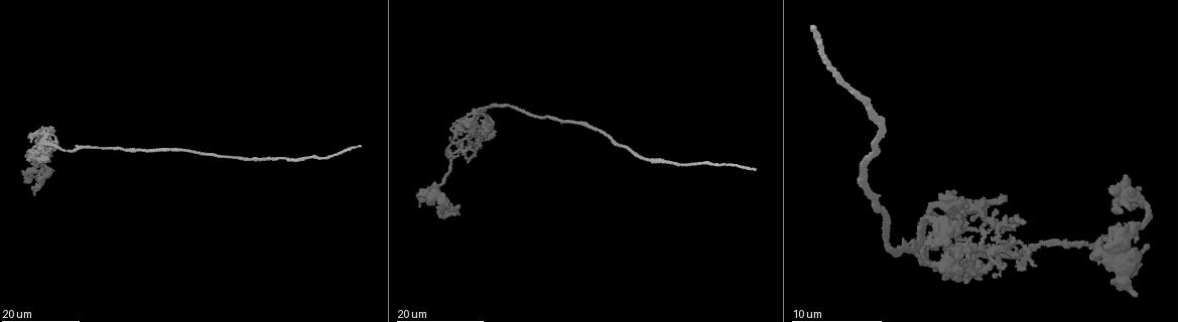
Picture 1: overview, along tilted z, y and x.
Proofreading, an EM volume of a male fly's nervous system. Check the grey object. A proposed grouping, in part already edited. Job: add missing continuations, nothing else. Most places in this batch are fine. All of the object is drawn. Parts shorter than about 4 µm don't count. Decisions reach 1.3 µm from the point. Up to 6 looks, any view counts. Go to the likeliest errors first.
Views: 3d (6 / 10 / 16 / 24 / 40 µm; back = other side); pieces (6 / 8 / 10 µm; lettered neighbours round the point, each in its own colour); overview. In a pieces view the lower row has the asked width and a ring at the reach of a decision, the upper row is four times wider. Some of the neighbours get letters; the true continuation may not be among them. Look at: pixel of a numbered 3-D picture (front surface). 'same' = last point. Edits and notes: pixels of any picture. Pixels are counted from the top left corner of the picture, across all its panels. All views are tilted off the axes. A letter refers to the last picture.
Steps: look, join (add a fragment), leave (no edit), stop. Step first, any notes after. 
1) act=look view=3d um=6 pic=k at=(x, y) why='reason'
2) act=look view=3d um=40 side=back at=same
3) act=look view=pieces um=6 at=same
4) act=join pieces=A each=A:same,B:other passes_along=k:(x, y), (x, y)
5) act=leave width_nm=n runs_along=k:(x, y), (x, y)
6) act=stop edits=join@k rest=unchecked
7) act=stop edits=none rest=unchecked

act=look view=3d um=16 pic=1 at=(815, 29) why='branch stops here'

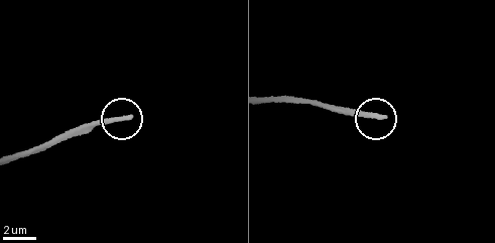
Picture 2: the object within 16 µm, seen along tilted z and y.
act=look view=pieces um=6 pic=2 at=(385, 116)

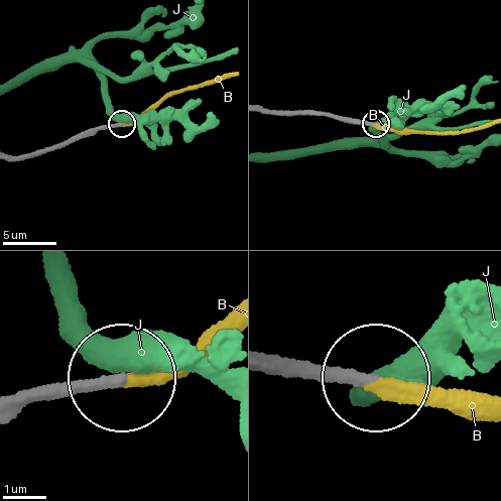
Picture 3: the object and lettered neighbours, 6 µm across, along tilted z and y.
act=join pieces=B each=B:same,J:other passes_along=3:(345, 119), (437, 133), (485, 125) found='it goes on there'

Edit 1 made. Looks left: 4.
act=look view=overview

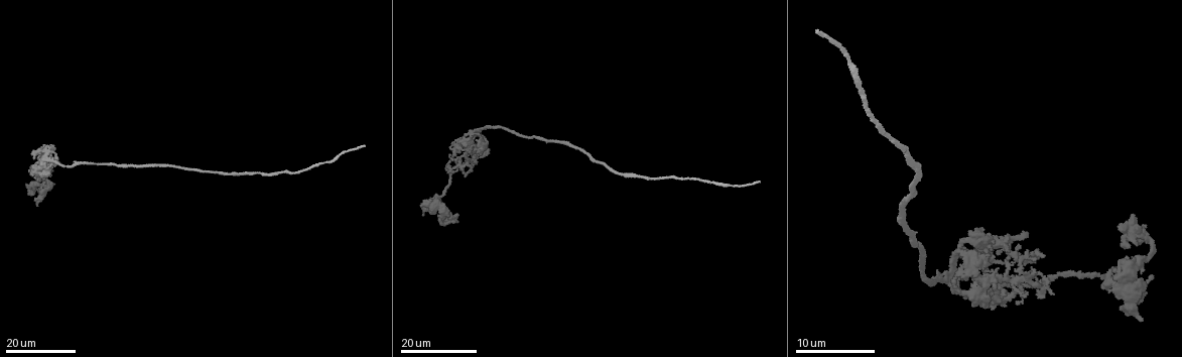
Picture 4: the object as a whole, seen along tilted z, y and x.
act=look view=3d um=24 pic=4 at=(757, 182) why='long arm stops here'

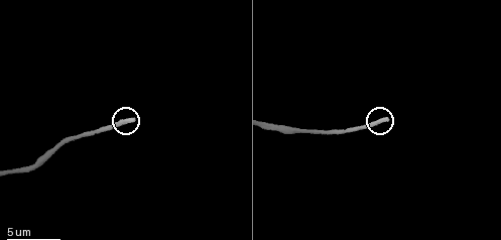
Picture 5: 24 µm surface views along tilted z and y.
act=look view=pieces um=6 pic=5 at=(132, 120)

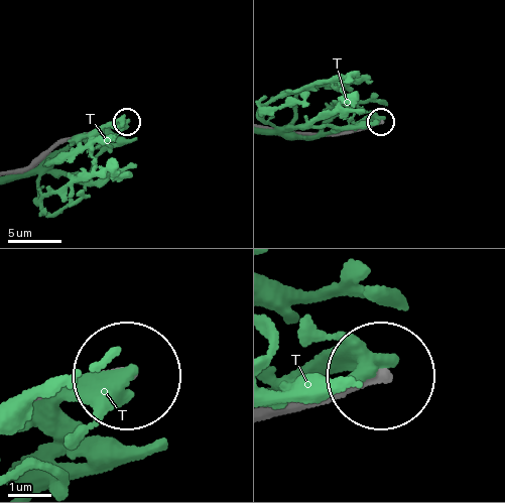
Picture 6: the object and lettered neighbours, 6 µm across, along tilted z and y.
act=leave width_nm=300 each=T:other runs_along=6:(18, 169), (39, 160), (59, 143), (127, 122) found='none of them fits'

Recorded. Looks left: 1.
act=stop edits=join@3 rest=unchecked

